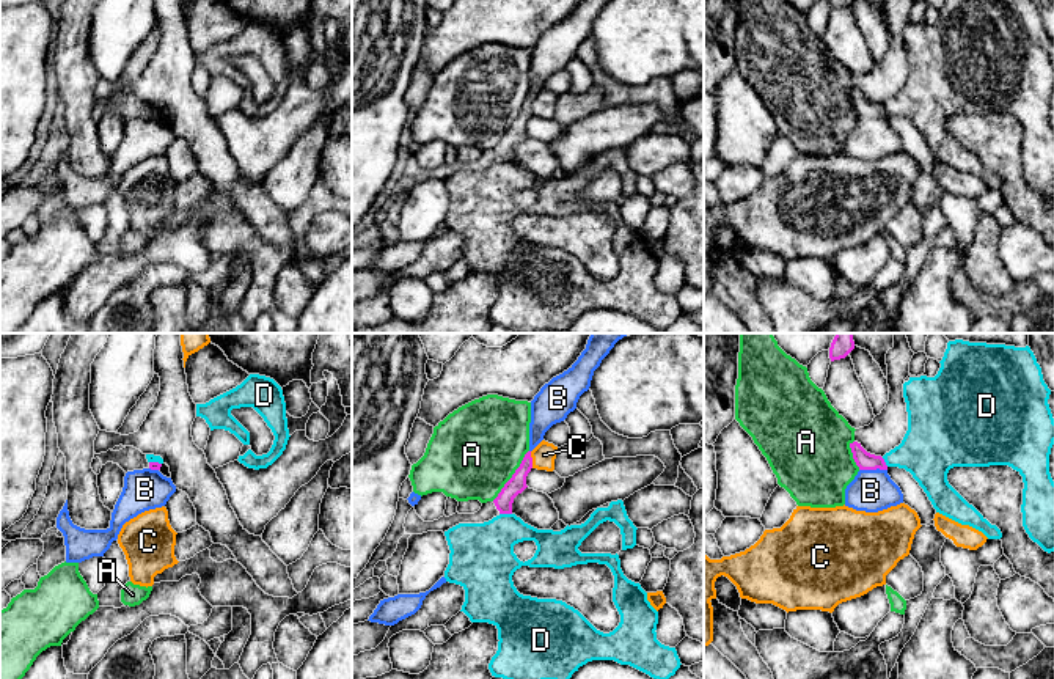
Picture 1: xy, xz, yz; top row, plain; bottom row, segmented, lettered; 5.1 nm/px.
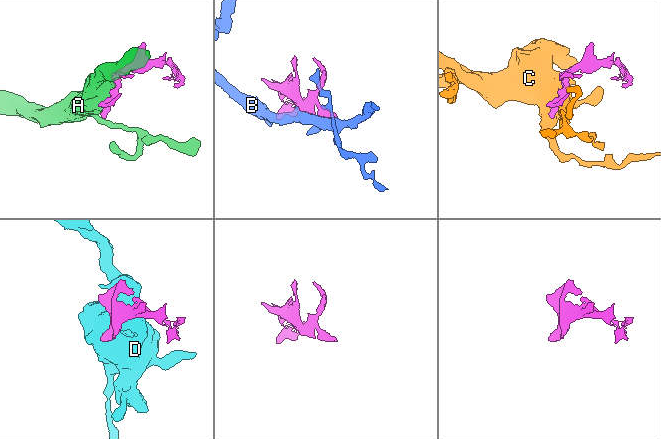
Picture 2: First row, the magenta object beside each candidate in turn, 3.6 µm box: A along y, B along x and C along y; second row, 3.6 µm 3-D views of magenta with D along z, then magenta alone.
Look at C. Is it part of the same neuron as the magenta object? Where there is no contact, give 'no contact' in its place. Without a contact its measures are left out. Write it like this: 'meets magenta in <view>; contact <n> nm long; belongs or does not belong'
meets magenta in xz; contact 90 nm long; does not belong

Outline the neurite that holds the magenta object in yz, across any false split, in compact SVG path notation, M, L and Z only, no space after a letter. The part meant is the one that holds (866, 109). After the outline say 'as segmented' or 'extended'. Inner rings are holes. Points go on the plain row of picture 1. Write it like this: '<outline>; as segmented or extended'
M914 0L886 2L889 49L869 74L855 79L855 90L850 91L859 118L887 118L883 104L898 94L908 79L903 31L909 24L913 3Z; extended

